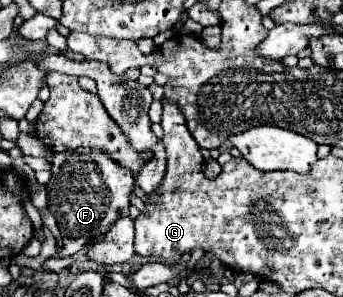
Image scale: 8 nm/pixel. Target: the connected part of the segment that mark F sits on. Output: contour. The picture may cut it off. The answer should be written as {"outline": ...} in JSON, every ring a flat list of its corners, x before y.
{"outline":[[64,151,54,153,52,157,52,179,46,185,48,189,48,209,58,221,66,251,76,253,86,245,90,237,106,231,122,215,128,215,130,199,128,195,134,189,134,175,130,169,122,167,110,159,104,151]]}

